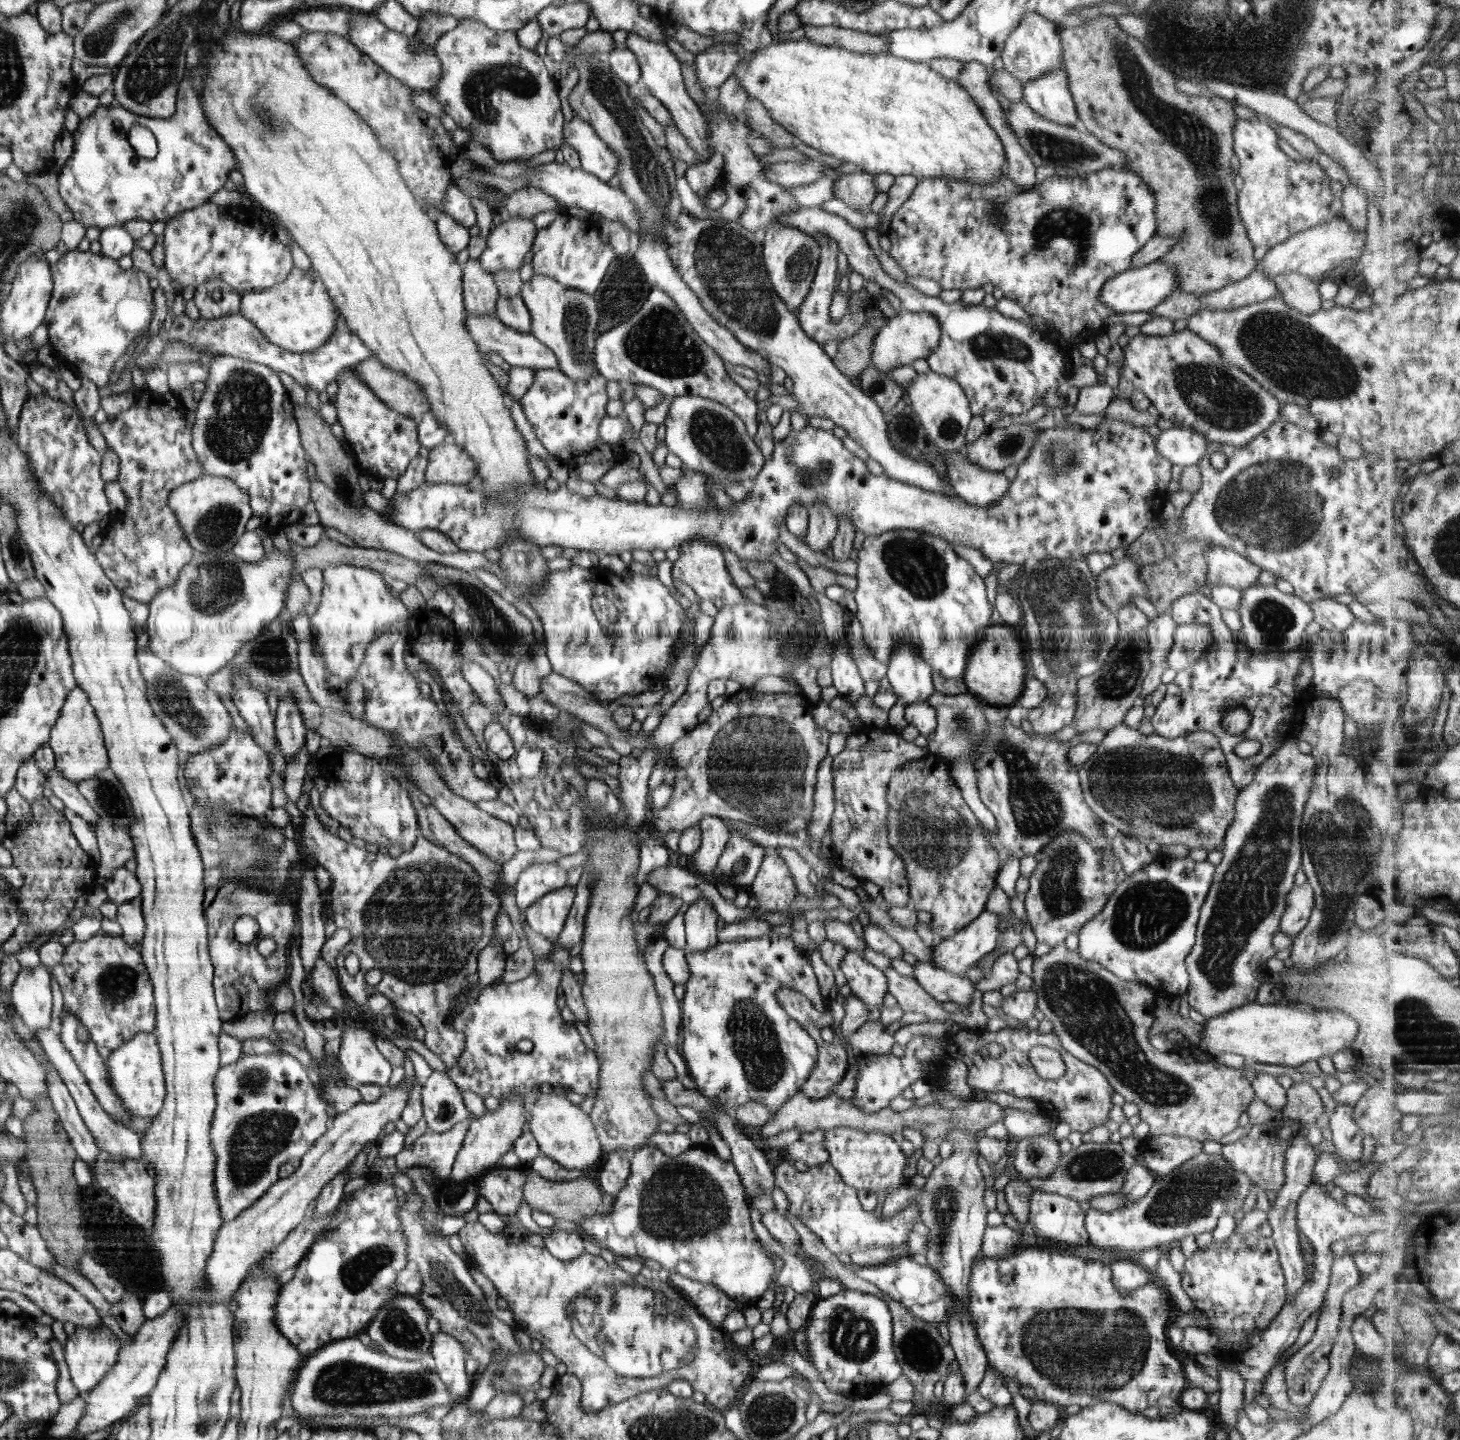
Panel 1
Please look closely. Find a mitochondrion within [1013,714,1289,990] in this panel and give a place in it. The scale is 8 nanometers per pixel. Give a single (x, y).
(1148, 913)

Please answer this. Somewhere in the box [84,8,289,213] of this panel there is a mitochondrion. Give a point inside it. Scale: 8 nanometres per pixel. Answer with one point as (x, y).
(152, 73)

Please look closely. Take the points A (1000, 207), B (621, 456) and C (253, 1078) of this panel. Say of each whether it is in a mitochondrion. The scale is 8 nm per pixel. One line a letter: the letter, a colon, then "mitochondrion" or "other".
A: mitochondrion
B: other
C: mitochondrion

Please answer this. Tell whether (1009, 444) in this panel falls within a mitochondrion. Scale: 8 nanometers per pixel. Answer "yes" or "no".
yes

